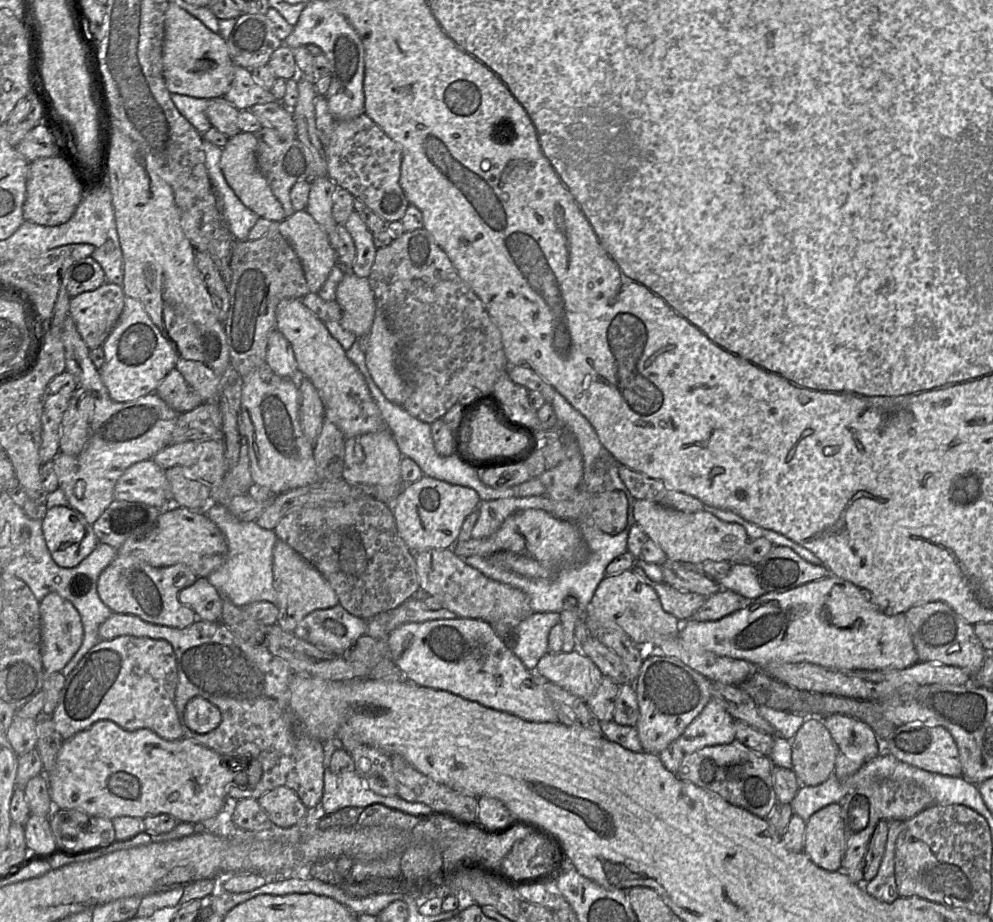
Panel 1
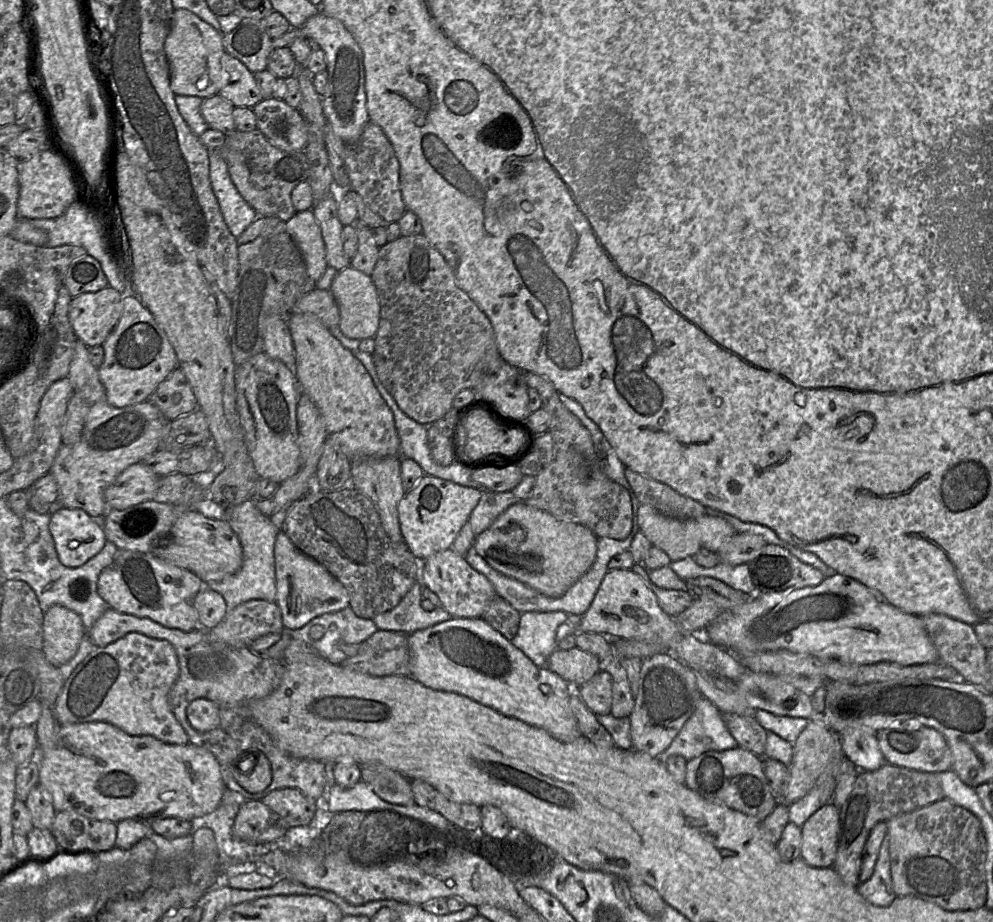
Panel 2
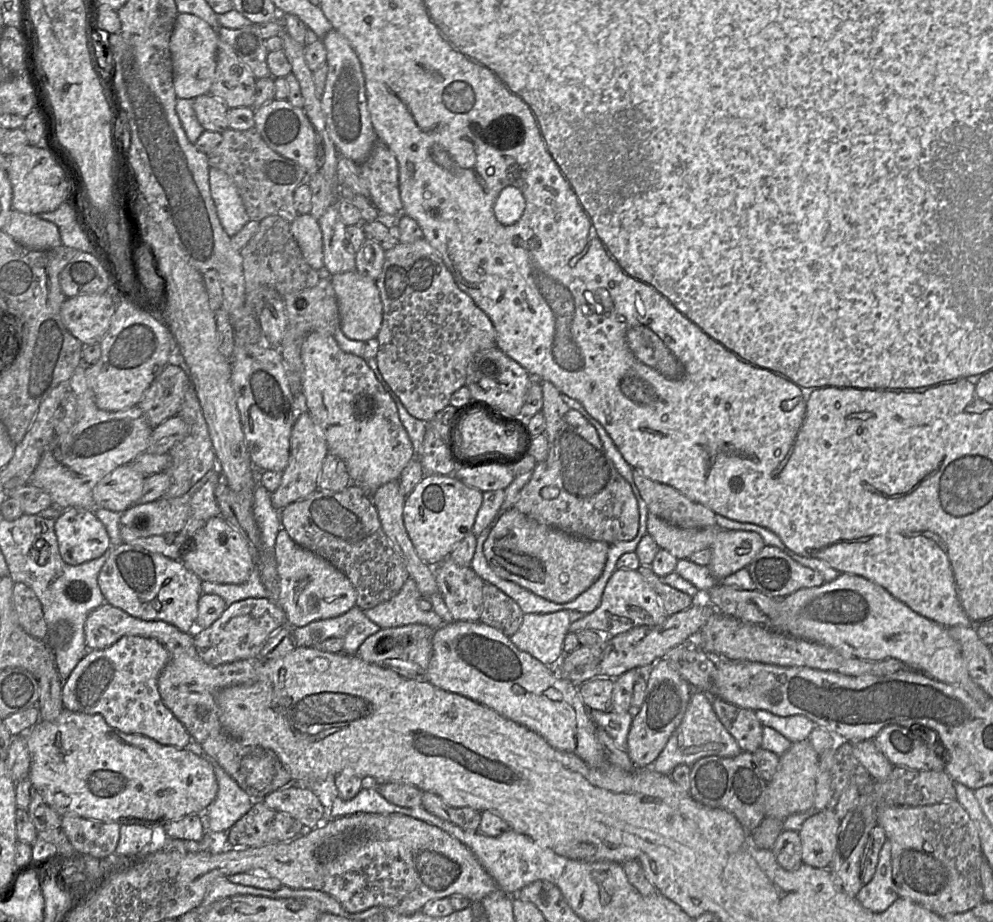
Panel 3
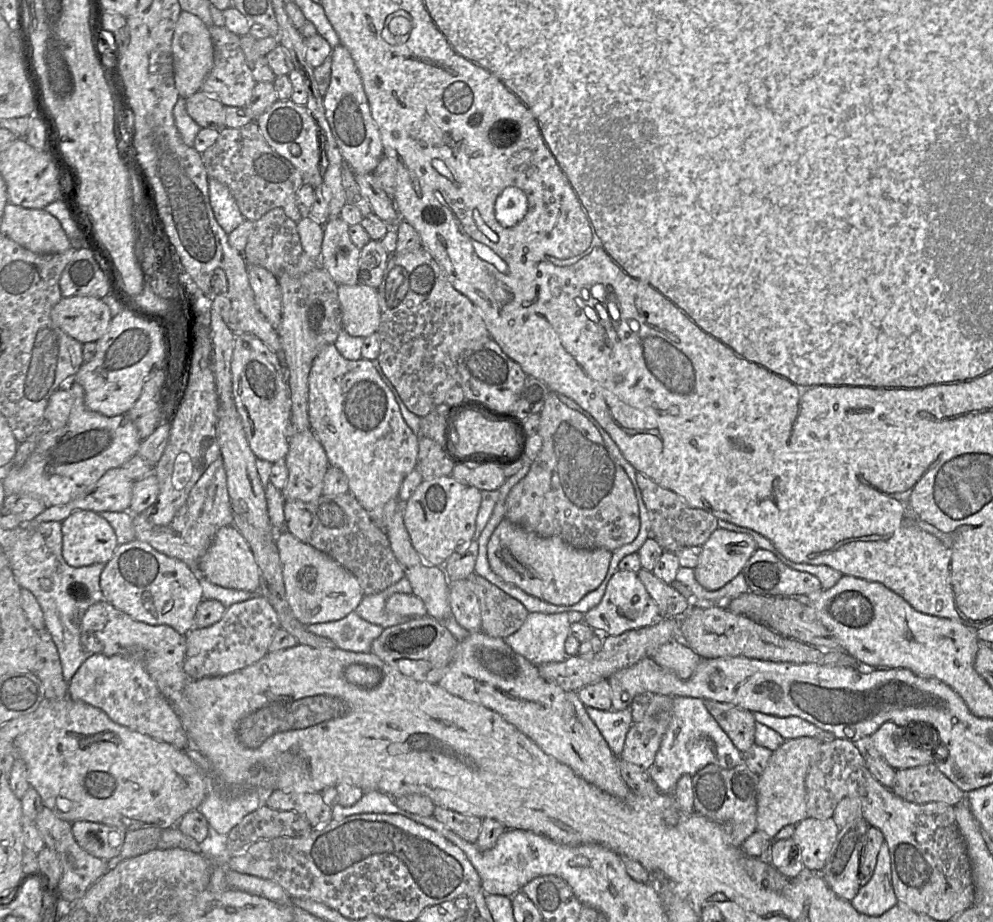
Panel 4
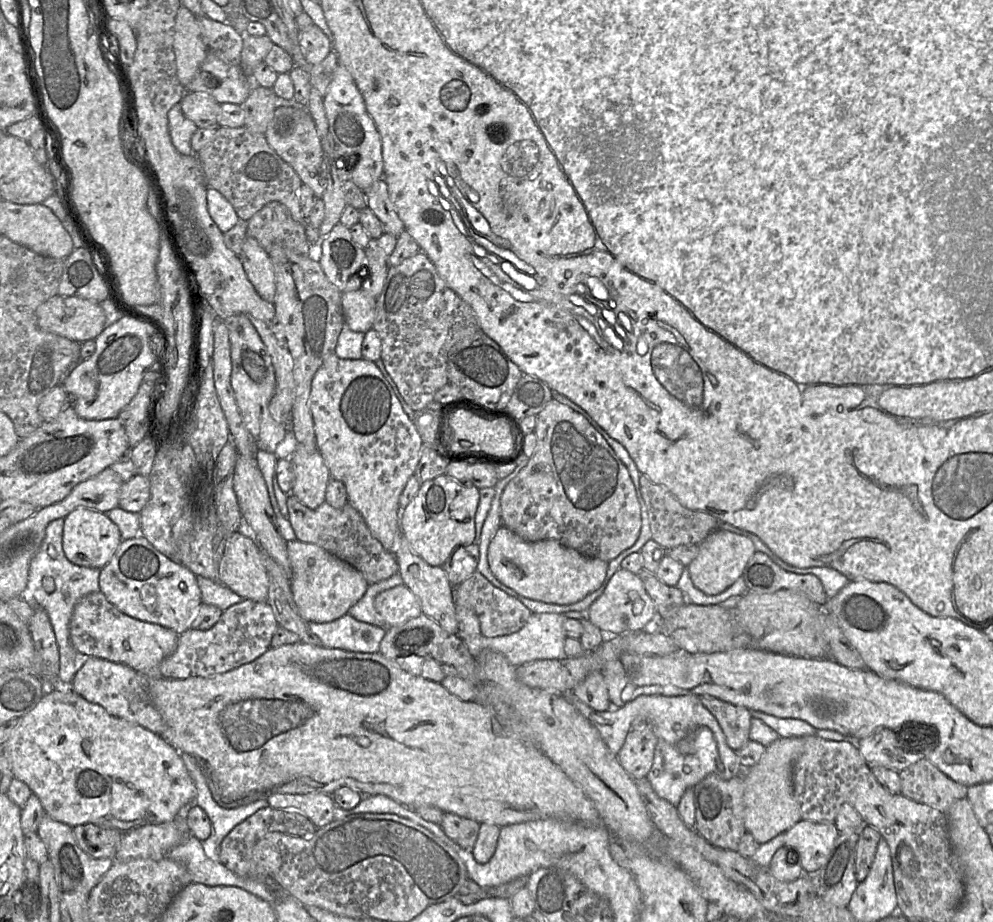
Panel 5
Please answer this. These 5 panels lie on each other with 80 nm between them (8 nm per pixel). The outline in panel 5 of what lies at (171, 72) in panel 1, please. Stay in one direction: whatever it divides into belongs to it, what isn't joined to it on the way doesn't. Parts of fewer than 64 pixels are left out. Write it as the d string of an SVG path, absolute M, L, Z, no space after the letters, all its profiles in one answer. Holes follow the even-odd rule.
M180 5L174 27L173 50L177 66L177 77L186 87L198 73L206 57L197 17L186 7Z

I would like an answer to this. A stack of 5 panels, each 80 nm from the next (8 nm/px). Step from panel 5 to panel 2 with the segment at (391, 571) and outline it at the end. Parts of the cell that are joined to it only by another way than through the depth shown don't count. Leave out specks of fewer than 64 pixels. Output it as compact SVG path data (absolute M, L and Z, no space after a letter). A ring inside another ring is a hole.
M314 485L311 491L309 491L302 498L293 502L288 510L285 517L285 520L282 524L281 531L285 533L285 535L290 539L293 545L299 549L302 553L307 555L308 557L314 559L322 566L324 566L328 572L334 576L339 582L343 584L346 588L349 595L349 607L353 610L356 616L362 619L373 619L379 614L388 612L395 608L399 602L403 599L403 597L409 592L412 586L419 581L419 563L424 560L417 559L409 550L406 545L404 539L401 543L394 543L386 534L379 513L374 506L373 502L364 494L362 494L359 490L352 486L343 487L340 490L336 491L323 491L317 489Z

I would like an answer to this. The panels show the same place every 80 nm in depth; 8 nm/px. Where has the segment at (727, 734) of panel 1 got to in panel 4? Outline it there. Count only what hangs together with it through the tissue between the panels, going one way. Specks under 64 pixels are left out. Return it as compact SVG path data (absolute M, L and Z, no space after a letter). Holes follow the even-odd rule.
M673 697L671 722L662 738L654 762L647 770L656 787L664 794L673 794L677 781L684 774L693 776L709 764L730 769L743 761L743 753L736 748L707 710L704 700L696 697Z

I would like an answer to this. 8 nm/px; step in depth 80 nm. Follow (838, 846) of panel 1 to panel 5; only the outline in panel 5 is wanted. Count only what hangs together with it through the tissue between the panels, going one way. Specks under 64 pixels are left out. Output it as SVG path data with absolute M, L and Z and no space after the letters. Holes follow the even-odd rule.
M802 819L785 832L784 846L797 851L804 874L815 875L826 863L839 834L835 823Z

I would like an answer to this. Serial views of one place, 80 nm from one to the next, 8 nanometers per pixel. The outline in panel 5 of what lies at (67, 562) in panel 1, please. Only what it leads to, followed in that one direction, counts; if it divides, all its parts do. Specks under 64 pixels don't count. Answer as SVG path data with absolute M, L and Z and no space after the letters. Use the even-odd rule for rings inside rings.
M78 507L64 518L63 551L66 558L75 565L101 569L111 560L121 542L118 526L105 513Z

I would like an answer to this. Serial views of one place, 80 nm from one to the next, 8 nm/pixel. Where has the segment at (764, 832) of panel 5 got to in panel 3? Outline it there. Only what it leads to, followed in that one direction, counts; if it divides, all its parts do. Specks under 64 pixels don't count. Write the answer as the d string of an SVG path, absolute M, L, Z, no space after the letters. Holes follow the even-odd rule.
M805 739L792 743L790 748L779 757L777 769L767 782L765 796L765 817L784 820L789 815L813 809L819 755L811 743Z

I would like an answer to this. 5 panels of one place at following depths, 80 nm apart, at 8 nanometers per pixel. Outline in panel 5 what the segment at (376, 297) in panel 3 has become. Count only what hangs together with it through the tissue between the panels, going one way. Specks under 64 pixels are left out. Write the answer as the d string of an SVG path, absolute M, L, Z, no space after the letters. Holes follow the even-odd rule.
M363 289L341 295L344 323L354 332L366 333L373 328L376 299Z

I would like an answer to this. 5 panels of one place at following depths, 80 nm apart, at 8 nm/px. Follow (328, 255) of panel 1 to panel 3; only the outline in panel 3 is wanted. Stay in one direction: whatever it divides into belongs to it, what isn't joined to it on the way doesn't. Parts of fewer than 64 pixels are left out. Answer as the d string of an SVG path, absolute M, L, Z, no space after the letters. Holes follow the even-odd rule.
M311 213L299 214L290 223L290 230L306 262L315 270L324 269L321 227Z

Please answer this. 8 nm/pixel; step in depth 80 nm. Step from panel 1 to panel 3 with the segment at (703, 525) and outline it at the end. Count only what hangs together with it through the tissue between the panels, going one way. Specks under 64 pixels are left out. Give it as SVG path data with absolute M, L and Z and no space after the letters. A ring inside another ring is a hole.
M649 513L647 517L647 534L649 534L654 539L659 548L667 550L677 559L688 559L693 553L706 548L710 548L714 543L720 530L726 529L720 529L716 525L705 528L680 528L665 522L664 520L660 519L652 513Z

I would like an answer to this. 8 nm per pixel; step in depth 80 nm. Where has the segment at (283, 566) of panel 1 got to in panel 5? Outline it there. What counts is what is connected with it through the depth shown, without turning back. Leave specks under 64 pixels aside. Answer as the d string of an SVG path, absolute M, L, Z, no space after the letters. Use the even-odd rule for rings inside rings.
M299 540L289 541L286 545L291 564L290 587L299 614L307 622L328 623L348 613L365 594L369 584L353 566L330 554L320 546Z

